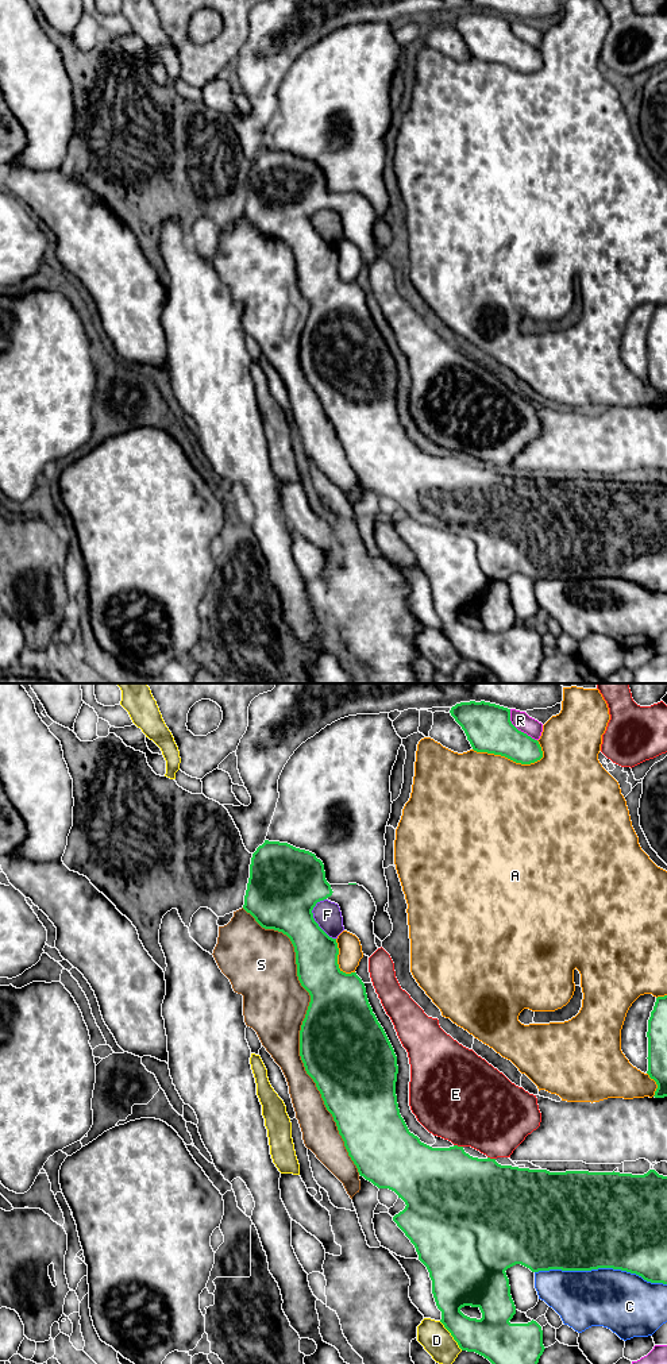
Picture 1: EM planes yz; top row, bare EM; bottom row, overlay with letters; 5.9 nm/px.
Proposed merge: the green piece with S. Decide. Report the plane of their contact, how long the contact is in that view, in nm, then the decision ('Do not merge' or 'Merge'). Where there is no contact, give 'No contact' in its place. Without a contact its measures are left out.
Touches green in yz. Shared border 1750 nm. Do not merge

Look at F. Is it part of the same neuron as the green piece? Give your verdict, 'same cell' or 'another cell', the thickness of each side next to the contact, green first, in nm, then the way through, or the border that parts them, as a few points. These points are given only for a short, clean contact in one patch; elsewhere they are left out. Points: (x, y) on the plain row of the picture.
another cell; 420 nm thick on the green side, 160 nm on the other

